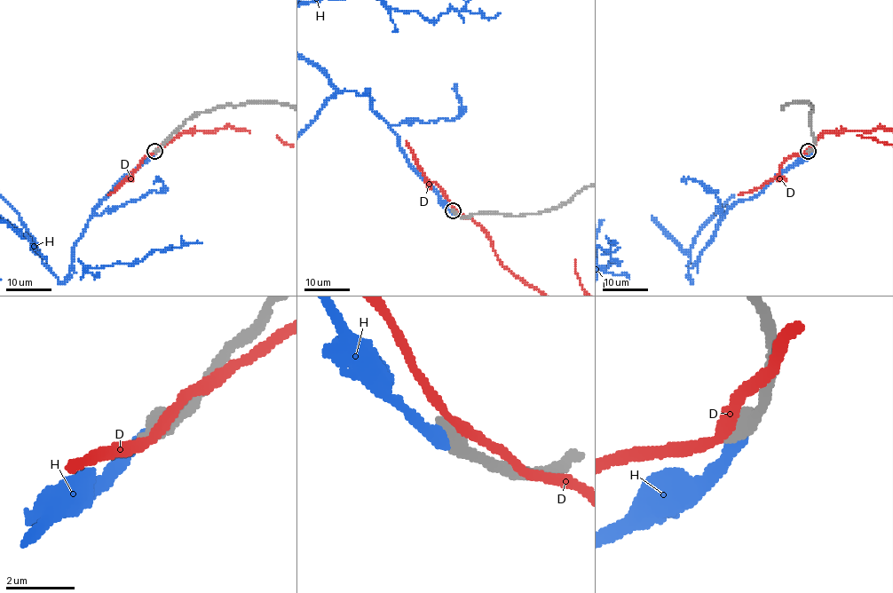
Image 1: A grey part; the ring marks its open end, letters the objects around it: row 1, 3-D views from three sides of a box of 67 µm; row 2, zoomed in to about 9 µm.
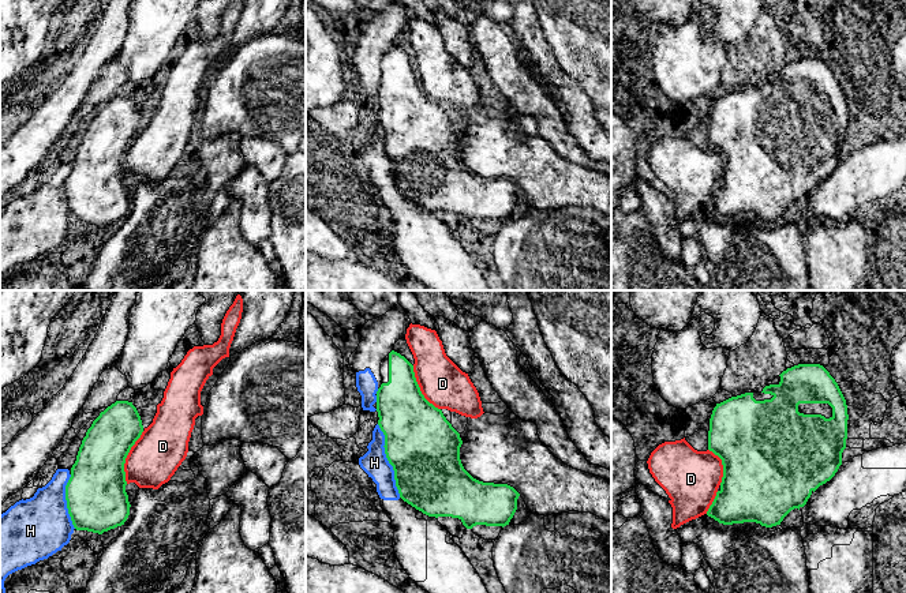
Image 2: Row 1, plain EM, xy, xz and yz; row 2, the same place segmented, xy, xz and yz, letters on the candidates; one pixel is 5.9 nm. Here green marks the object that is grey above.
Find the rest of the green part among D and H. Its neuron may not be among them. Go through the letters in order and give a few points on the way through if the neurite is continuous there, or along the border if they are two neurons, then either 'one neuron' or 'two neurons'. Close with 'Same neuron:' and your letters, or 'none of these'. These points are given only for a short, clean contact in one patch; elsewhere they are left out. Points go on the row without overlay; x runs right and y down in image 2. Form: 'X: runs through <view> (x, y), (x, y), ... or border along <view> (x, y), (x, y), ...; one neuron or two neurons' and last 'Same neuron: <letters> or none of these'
D: two neurons
H: two neurons
Same neuron: none of these

